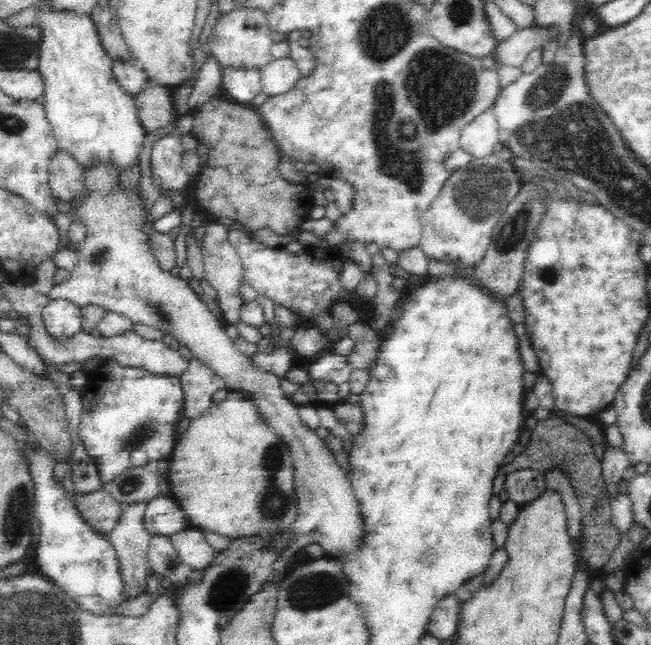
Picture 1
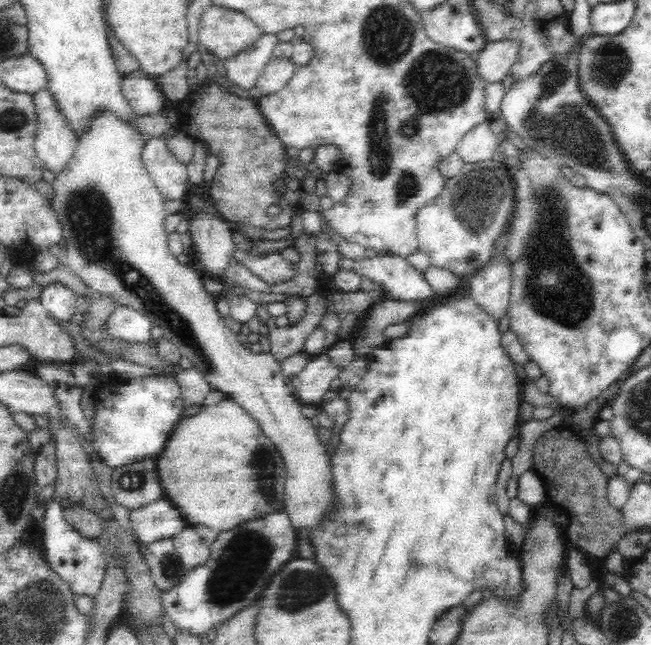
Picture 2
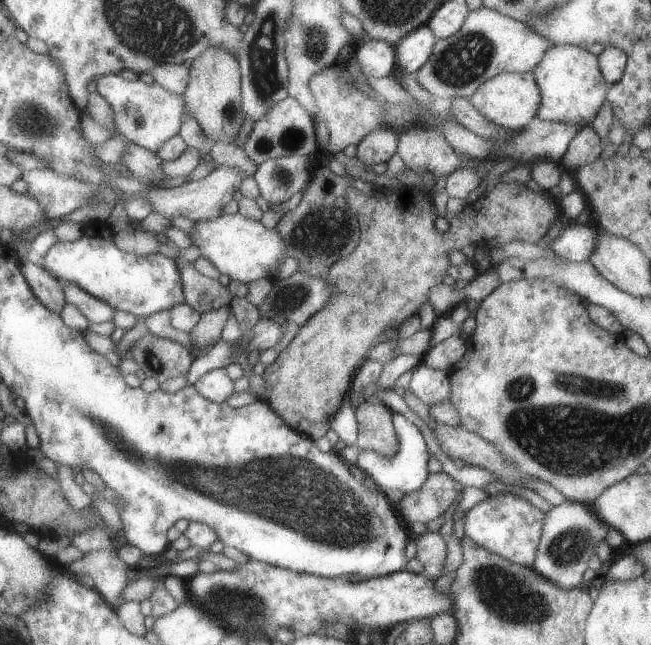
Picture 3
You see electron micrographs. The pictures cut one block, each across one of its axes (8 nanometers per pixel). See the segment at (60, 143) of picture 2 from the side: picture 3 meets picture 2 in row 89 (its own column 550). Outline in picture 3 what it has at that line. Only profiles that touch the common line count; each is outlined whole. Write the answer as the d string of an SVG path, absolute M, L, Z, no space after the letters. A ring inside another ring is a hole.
M483 6L468 13L462 28L456 34L445 39L437 39L432 56L412 76L420 86L434 96L451 99L458 96L470 98L481 84L497 74L532 72L538 66L538 62L544 58L548 48L552 48L552 42L536 34L528 24Z

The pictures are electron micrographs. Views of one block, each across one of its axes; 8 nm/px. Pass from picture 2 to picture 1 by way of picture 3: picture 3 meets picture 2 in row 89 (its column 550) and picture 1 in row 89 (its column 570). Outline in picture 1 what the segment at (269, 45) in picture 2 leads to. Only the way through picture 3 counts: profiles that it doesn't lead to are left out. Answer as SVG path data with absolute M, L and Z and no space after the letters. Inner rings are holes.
M222 67L221 93L229 100L251 104L261 91L260 69Z

